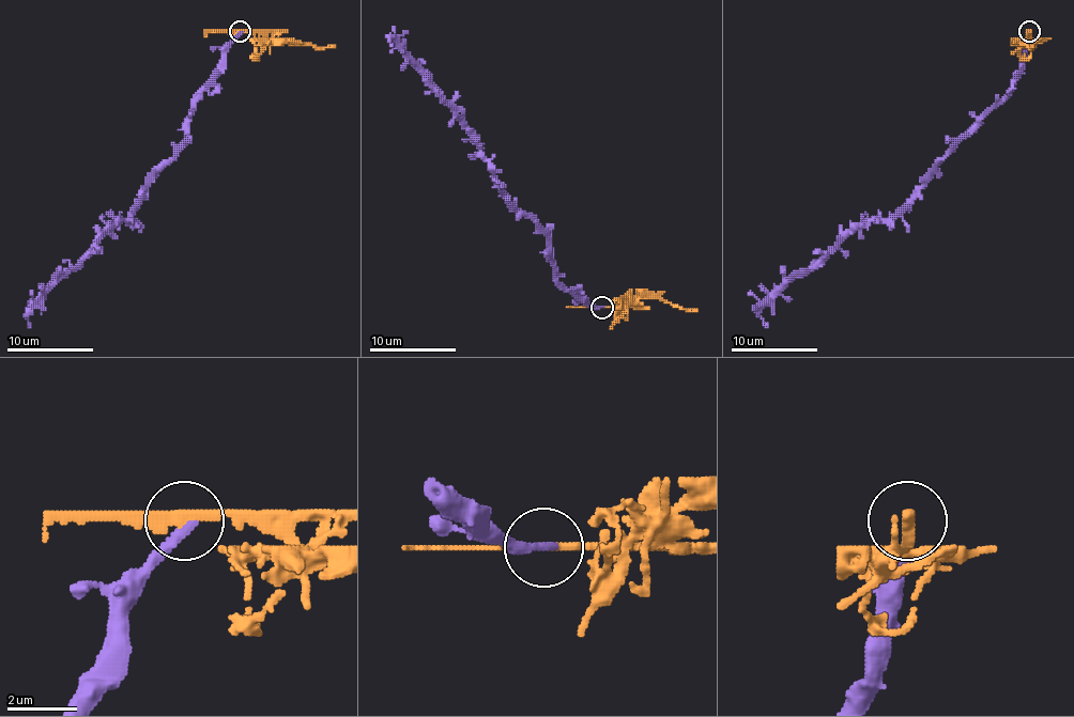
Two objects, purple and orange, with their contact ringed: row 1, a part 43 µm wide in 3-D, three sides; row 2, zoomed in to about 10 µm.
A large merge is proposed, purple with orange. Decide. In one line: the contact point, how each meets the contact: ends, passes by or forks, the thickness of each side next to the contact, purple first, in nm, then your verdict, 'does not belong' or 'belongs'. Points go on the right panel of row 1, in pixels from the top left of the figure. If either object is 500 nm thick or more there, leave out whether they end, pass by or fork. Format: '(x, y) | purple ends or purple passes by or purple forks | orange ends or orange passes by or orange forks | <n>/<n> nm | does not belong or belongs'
(1029, 31) | purple ends | orange passes by | 280/280 nm | does not belong

